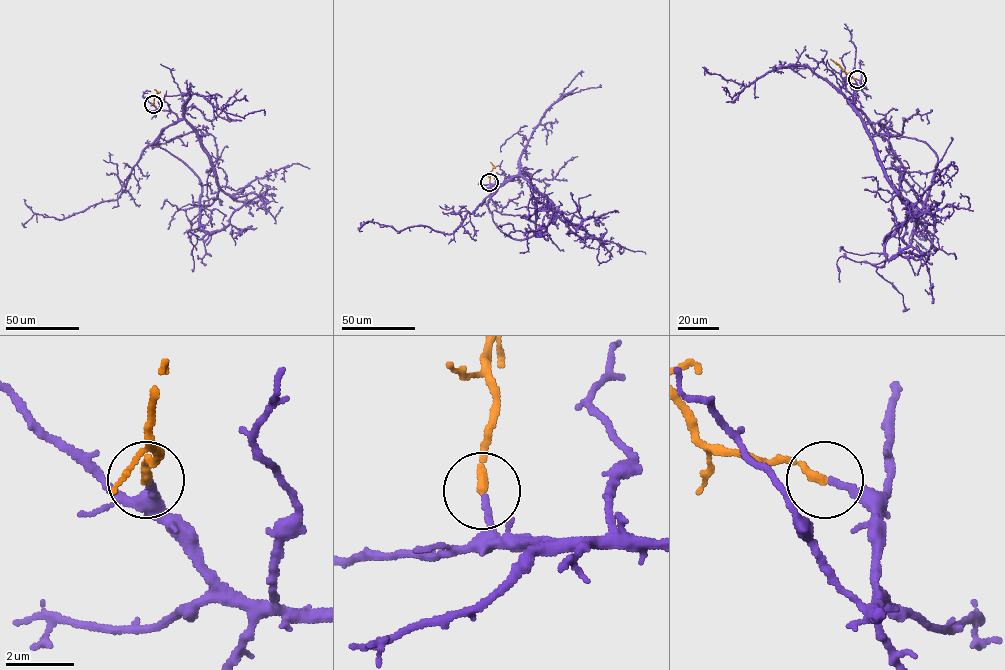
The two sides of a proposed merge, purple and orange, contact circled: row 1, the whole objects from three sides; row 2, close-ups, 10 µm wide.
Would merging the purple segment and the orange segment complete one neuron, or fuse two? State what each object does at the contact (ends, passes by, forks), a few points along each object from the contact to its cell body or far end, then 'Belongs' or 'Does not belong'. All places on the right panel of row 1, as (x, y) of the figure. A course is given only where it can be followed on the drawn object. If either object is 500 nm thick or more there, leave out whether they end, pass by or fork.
At the ring purple ends. At the ring orange ends. Course of purple: (858, 79), (849, 104), (884, 176), (933, 236), (919, 259), (898, 254), (912, 247), (922, 253), (872, 265). Course of orange: (857, 79), (830, 59). Belongs

